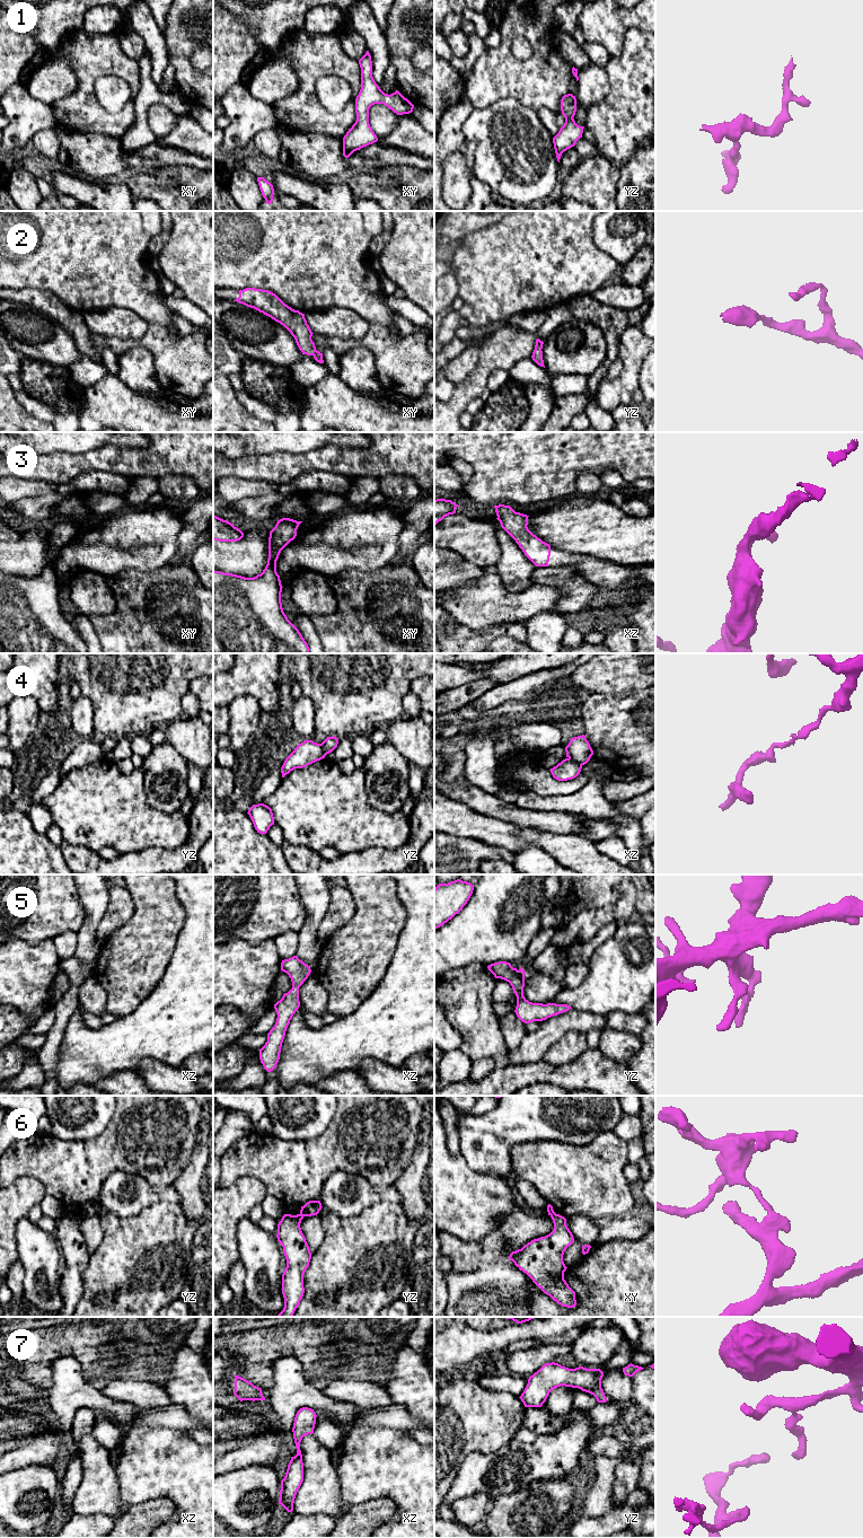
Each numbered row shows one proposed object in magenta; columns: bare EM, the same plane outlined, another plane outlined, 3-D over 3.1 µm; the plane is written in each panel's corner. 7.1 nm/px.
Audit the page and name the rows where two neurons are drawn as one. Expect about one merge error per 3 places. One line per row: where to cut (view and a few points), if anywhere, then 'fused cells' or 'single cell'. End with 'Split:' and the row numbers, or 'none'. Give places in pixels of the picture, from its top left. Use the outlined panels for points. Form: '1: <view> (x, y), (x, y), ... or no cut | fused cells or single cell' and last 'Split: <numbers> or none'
1: no cut | single cell
2: no cut | single cell
3: no cut | single cell
4: xz (569, 757), (581, 765) | fused cells
5: no cut | single cell
6: yz (300, 1213), (304, 1215) | fused cells
7: no cut | single cell
Split: 4, 6

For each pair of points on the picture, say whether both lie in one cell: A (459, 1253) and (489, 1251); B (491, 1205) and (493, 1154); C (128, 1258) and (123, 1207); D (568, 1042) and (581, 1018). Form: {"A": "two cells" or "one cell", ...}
{"A": "one cell", "B": "two cells", "C": "two cells", "D": "two cells"}

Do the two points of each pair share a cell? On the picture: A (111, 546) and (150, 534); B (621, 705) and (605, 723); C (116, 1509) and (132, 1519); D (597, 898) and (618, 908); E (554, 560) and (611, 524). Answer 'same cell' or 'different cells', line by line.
A: same cell
B: same cell
C: different cells
D: different cells
E: different cells

